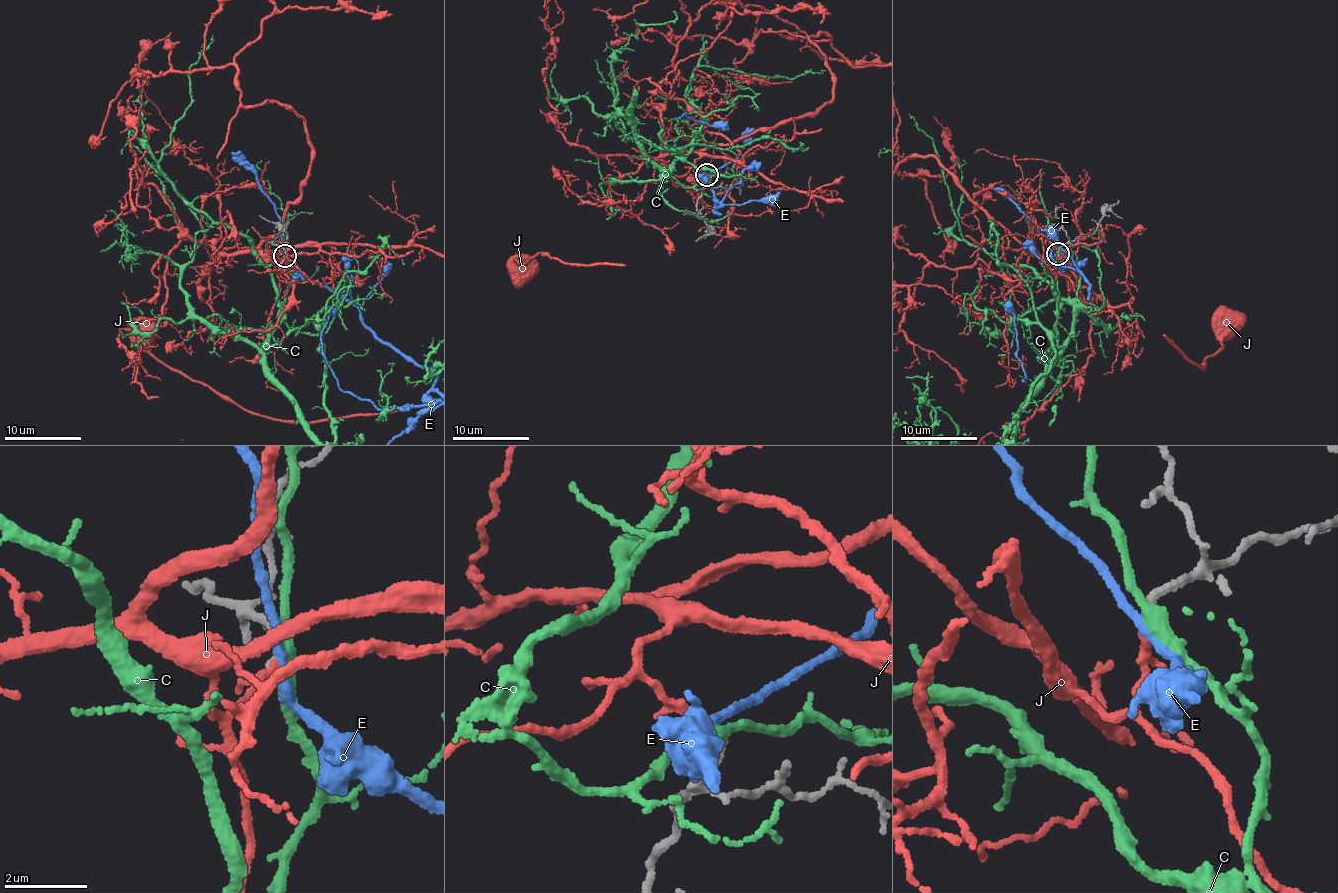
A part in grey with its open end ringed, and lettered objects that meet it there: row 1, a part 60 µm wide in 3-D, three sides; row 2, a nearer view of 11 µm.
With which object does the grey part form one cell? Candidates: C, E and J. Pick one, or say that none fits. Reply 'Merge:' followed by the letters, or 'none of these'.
Merge: J

